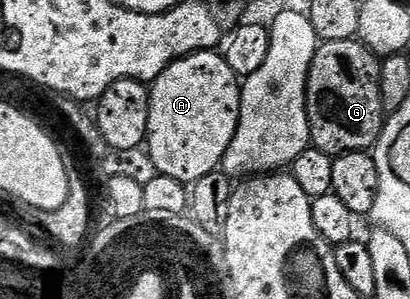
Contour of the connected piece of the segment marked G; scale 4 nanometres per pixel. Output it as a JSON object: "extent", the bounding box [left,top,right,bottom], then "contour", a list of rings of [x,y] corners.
{"extent":[306,38,388,157],"contour":[[[357,38],[344,42],[319,43],[306,83],[306,113],[310,123],[310,143],[313,147],[324,150],[332,157],[340,156],[343,152],[373,149],[386,125],[388,115],[380,94],[381,69],[379,57]]]}

